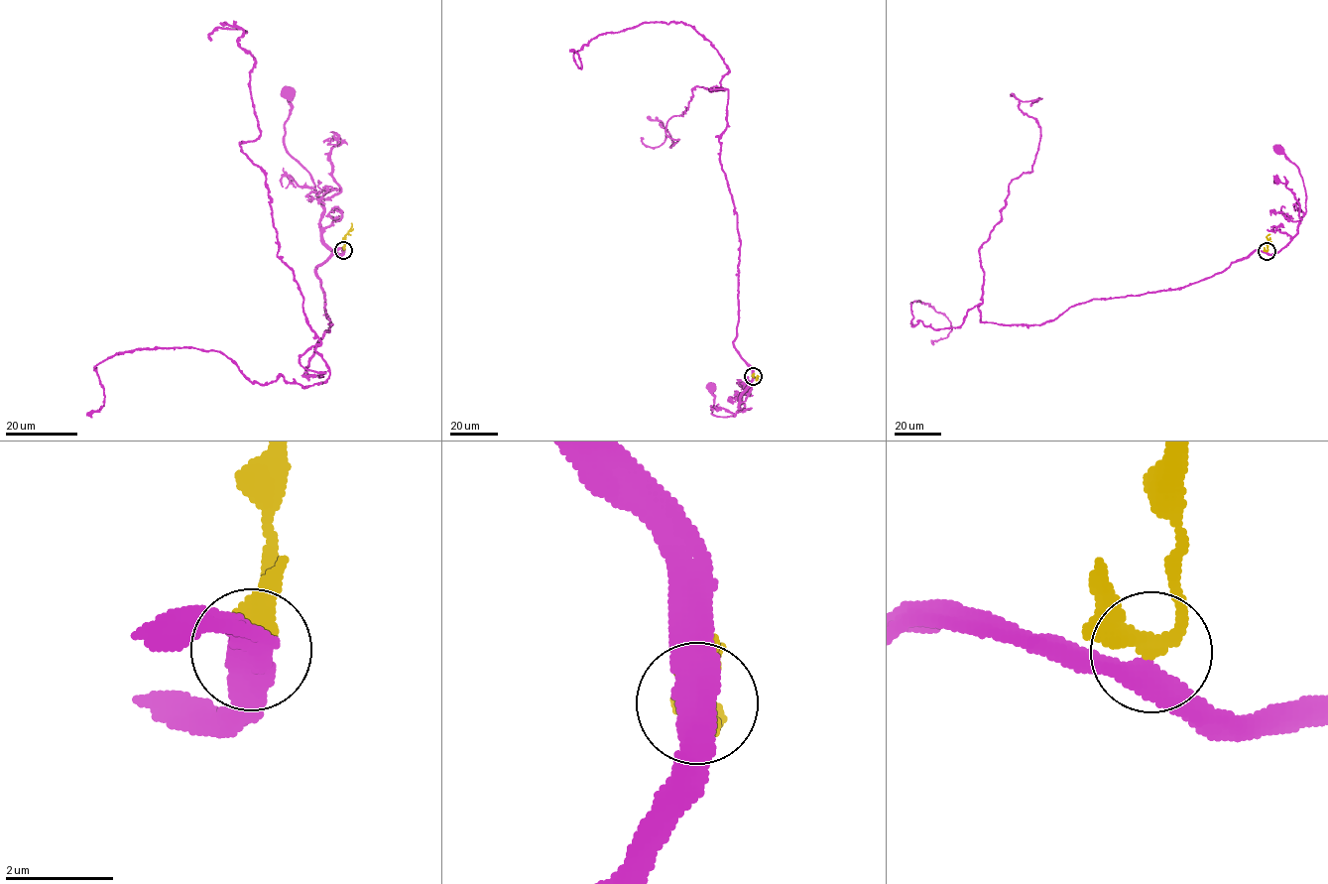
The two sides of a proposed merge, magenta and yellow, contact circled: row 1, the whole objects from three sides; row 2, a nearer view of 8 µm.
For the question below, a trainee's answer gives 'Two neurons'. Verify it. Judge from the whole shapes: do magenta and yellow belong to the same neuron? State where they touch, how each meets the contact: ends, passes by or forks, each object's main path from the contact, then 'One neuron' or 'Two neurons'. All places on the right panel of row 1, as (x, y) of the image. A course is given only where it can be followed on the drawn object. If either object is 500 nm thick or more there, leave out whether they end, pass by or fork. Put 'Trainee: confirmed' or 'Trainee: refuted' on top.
Trainee: refuted
Place: (1267, 251). At the ring magenta passes by. At the ring yellow passes by. Course of magenta: (1266, 252), (1275, 253), (1287, 244), (1297, 233), (1300, 219), (1306, 211), (1306, 190), (1299, 169), (1277, 147). Course of yellow: (1266, 251), (1267, 236), (1269, 234). One neuron

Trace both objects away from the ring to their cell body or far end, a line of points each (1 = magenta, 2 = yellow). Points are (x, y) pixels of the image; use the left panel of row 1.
1: (343, 251), (337, 253), (321, 238), (322, 206), (312, 177), (287, 150), (285, 123), (291, 107), (289, 90)
2: (343, 250), (344, 237), (351, 223)

